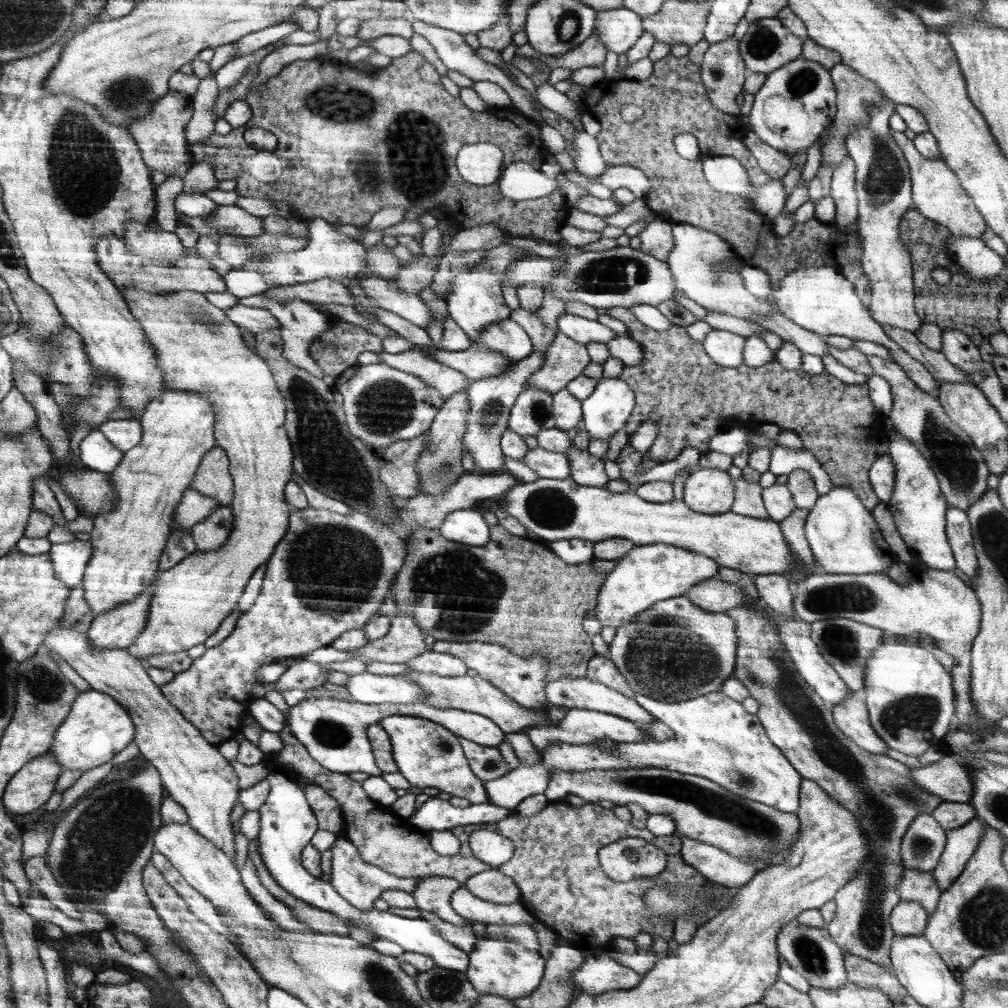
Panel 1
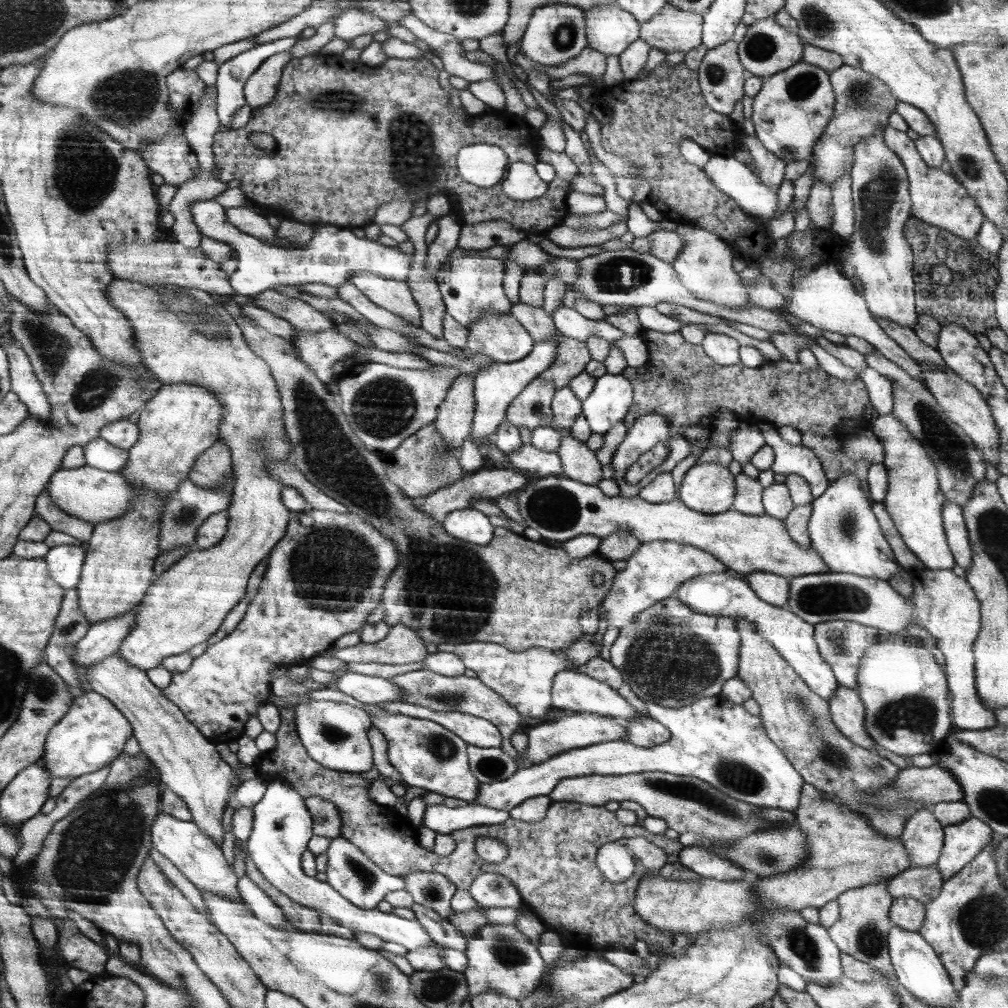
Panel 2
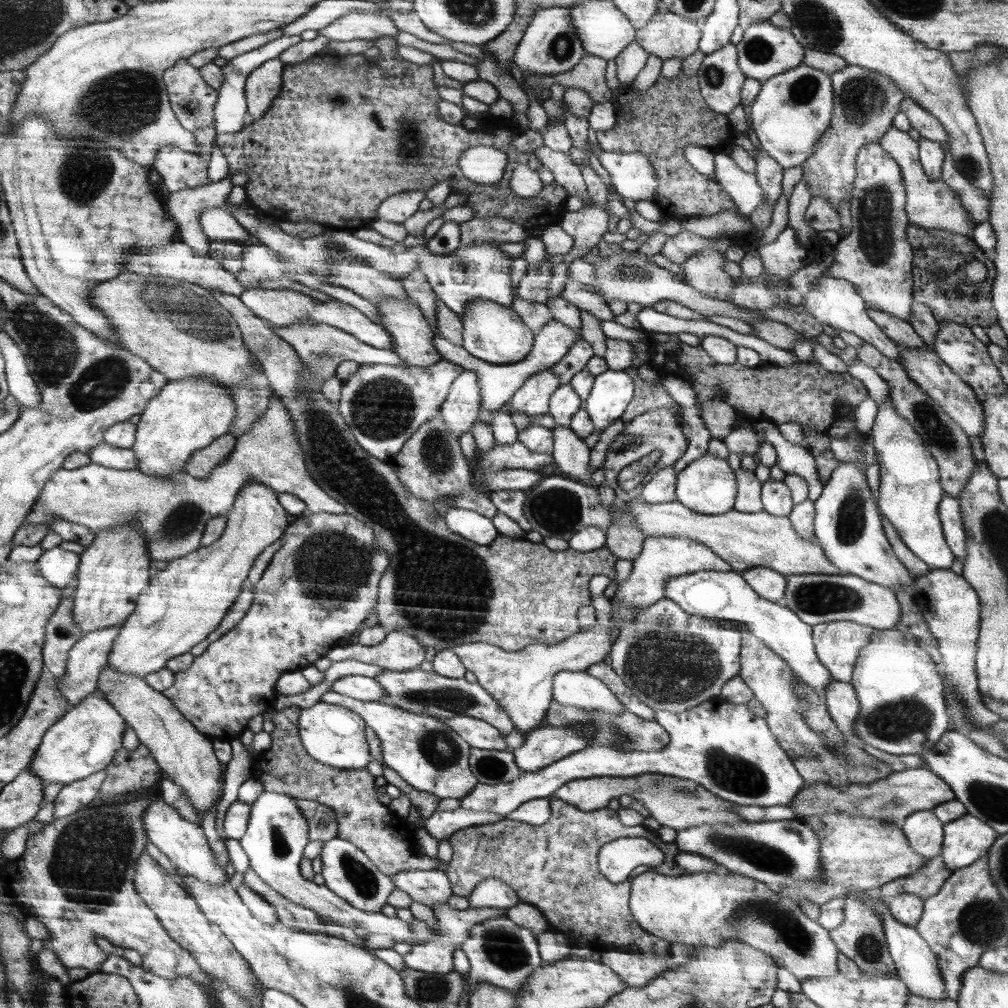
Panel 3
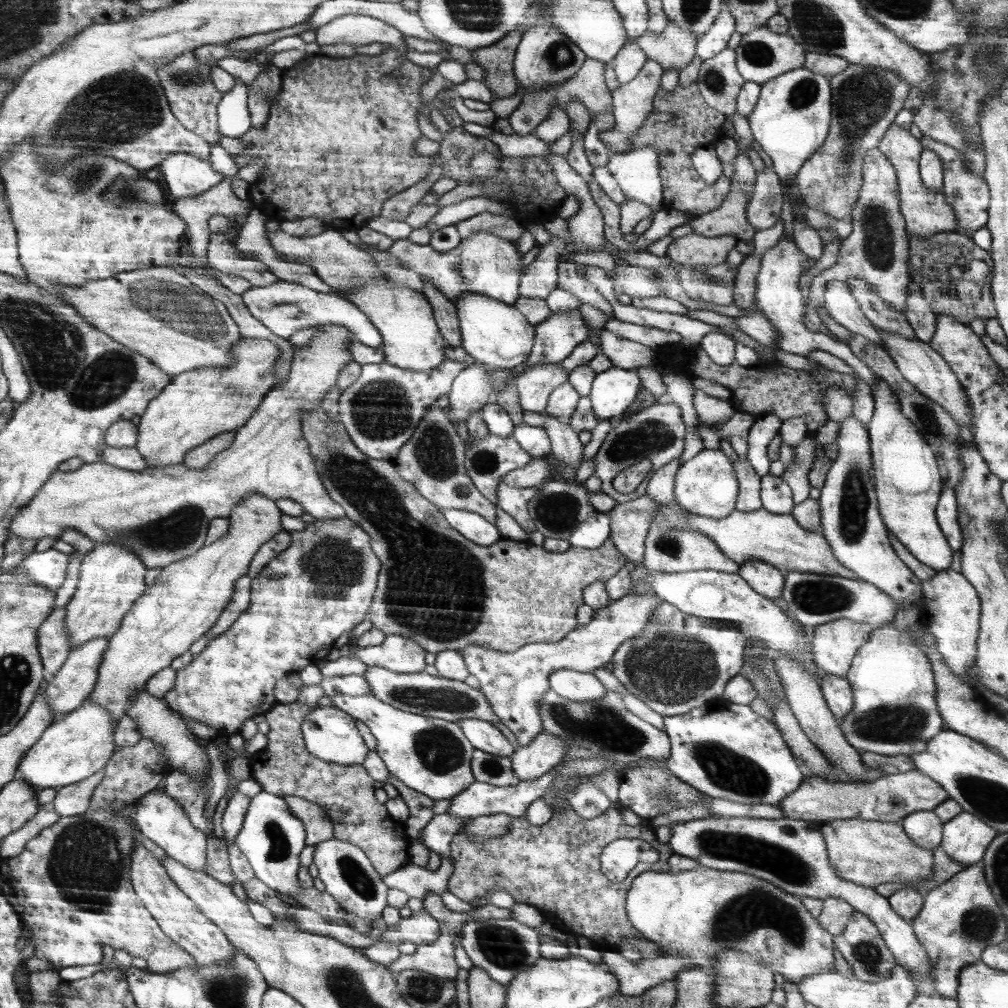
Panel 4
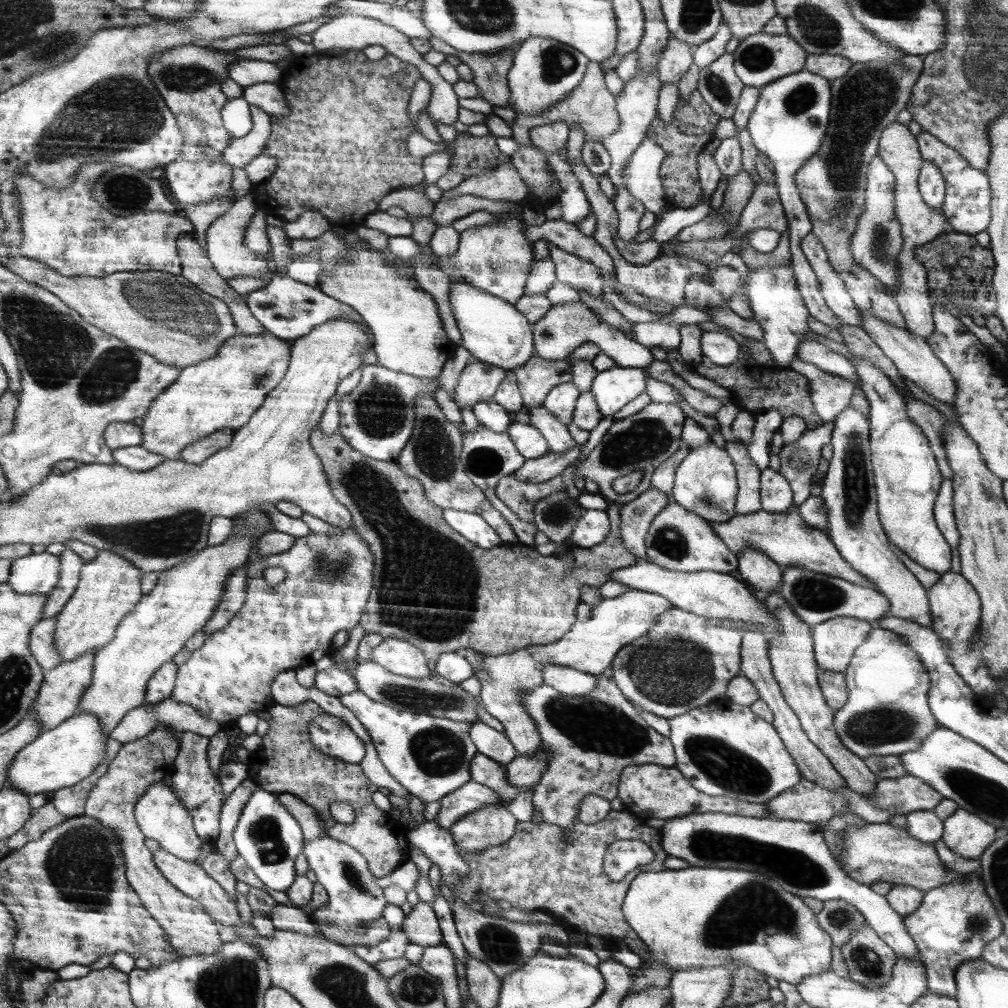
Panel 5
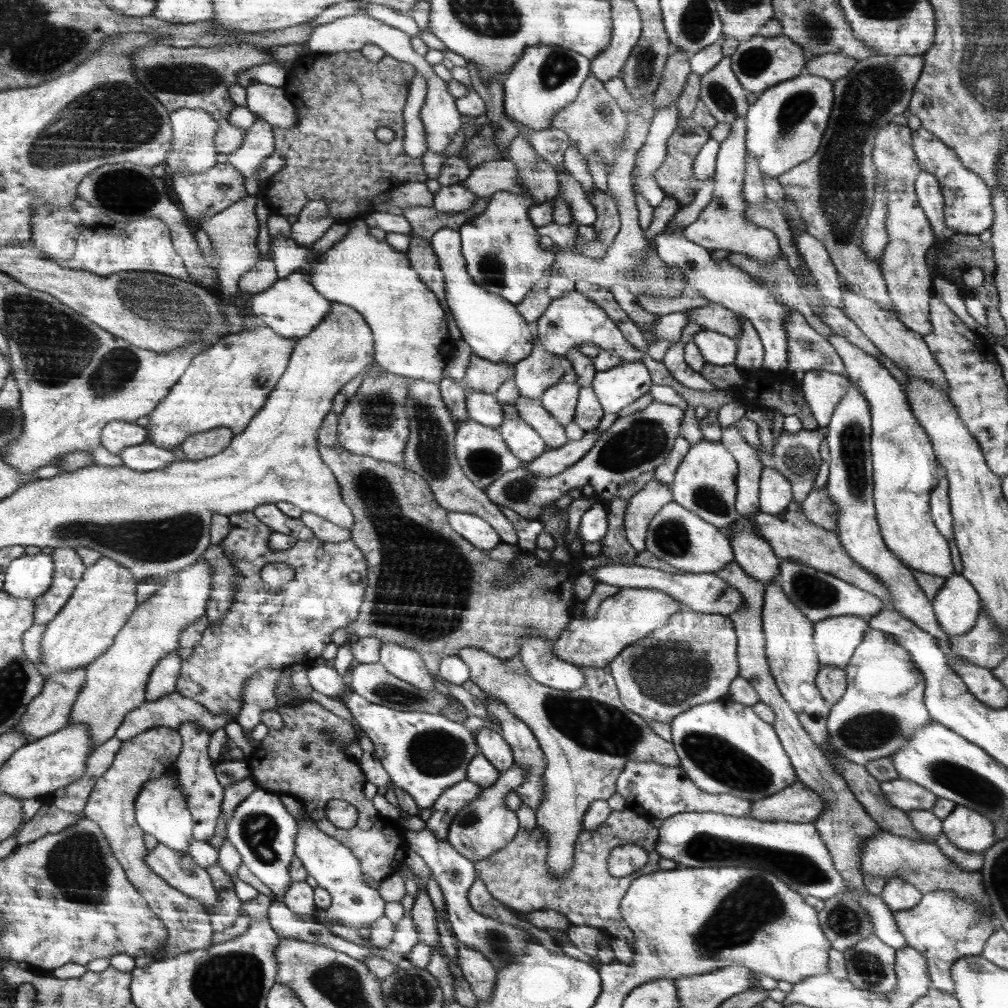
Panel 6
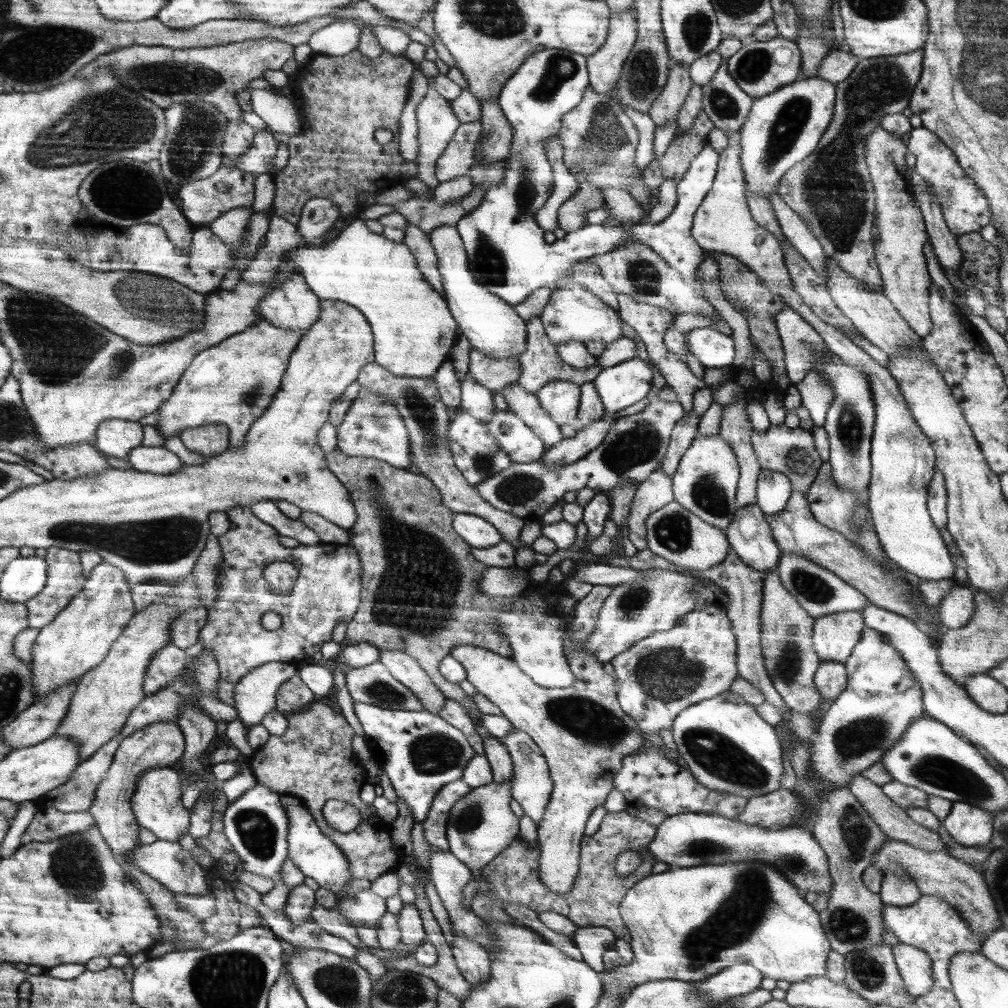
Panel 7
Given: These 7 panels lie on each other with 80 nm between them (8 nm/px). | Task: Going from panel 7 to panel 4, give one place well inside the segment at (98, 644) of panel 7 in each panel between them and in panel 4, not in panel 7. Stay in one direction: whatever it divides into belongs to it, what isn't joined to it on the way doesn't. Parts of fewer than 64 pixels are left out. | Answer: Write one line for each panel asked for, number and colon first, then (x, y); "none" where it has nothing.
4: (112, 578)
5: (109, 588)
6: (85, 628)

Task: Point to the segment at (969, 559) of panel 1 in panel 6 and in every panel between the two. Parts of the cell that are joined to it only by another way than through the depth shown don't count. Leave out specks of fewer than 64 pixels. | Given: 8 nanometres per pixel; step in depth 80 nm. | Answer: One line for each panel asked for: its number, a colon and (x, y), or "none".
2: (955, 528)
3: (949, 510)
4: (946, 511)
5: (943, 508)
6: (939, 498)

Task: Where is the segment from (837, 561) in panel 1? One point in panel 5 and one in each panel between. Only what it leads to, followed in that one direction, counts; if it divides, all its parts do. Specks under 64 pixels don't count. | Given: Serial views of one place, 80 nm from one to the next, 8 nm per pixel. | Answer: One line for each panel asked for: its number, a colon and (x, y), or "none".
2: (844, 532)
3: (847, 525)
4: (850, 522)
5: (848, 492)

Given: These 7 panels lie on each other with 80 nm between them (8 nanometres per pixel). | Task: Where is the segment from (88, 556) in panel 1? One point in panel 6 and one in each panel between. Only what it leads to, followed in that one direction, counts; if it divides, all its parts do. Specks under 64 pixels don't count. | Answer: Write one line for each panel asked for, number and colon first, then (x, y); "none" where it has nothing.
2: (65, 562)
3: (59, 567)
4: (47, 569)
5: (36, 573)
6: (28, 577)

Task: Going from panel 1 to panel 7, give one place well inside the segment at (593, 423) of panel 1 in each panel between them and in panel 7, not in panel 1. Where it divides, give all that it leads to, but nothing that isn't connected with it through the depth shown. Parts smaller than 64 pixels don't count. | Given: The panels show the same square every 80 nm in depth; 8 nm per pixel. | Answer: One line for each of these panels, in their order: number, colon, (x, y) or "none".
2: (611, 398)
3: (612, 391)
4: (612, 391)
5: (613, 388)
6: (617, 387)
7: (622, 385)

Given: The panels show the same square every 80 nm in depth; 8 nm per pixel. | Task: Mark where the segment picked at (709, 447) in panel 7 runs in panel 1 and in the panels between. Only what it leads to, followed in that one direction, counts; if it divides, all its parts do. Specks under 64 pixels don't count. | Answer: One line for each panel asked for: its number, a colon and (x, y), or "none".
1: (710, 491)
2: (709, 487)
3: (708, 485)
4: (706, 485)
5: (705, 482)
6: (706, 480)

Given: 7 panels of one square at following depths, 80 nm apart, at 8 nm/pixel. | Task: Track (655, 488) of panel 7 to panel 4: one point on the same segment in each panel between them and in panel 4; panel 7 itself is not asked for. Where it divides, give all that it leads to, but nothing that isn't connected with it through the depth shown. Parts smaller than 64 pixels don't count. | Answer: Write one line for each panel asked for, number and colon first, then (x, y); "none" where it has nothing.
4: (629, 522)
5: (636, 516)
6: (641, 507)

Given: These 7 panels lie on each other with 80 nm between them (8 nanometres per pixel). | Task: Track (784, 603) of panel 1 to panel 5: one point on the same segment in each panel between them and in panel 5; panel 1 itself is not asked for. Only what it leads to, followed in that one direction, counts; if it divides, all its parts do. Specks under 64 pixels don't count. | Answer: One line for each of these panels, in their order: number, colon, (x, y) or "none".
2: (773, 588)
3: (768, 583)
4: (769, 581)
5: (756, 569)

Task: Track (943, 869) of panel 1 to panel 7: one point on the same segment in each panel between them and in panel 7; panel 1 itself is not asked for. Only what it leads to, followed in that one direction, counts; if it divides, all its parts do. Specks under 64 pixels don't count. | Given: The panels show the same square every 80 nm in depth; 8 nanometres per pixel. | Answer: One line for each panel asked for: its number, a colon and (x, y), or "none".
2: (963, 841)
3: (966, 839)
4: (965, 839)
5: (966, 834)
6: (969, 830)
7: (969, 825)

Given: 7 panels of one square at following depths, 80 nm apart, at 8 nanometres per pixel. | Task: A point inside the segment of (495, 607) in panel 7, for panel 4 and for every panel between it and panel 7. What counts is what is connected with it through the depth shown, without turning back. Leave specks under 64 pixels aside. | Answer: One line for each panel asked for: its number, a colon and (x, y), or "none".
4: (438, 588)
5: (434, 588)
6: (431, 590)

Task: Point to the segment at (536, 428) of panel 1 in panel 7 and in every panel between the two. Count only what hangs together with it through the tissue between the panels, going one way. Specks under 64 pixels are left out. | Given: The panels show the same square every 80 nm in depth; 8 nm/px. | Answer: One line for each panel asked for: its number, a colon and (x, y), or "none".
2: (532, 408)
3: (532, 399)
4: (534, 385)
5: (535, 379)
6: (540, 370)
7: (541, 365)

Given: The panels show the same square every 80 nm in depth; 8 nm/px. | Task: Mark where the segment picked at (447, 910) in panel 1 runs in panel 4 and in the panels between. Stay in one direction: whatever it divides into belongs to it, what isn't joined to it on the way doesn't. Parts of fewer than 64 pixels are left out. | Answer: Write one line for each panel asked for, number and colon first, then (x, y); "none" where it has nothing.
2: (431, 889)
3: (431, 887)
4: (416, 881)

